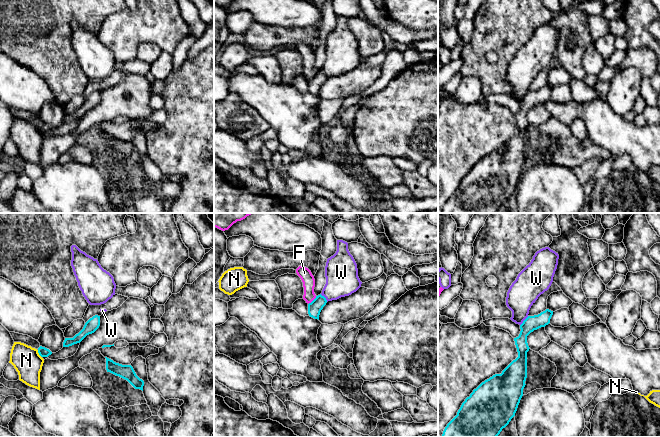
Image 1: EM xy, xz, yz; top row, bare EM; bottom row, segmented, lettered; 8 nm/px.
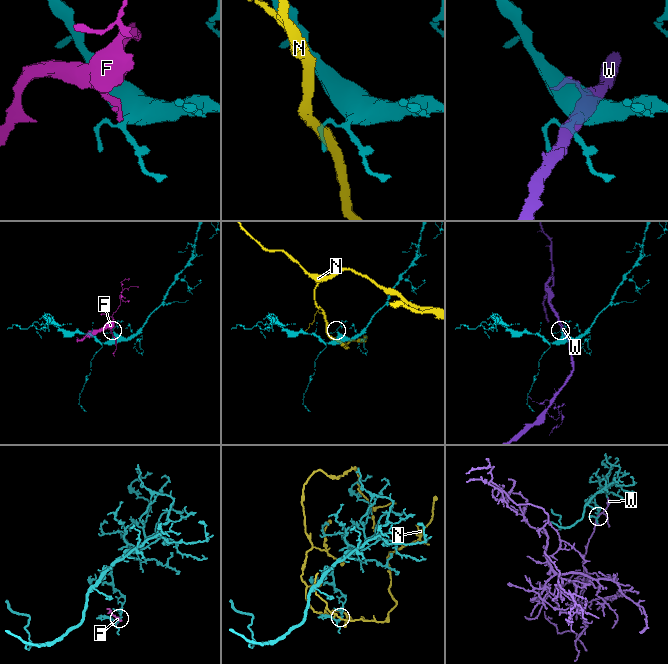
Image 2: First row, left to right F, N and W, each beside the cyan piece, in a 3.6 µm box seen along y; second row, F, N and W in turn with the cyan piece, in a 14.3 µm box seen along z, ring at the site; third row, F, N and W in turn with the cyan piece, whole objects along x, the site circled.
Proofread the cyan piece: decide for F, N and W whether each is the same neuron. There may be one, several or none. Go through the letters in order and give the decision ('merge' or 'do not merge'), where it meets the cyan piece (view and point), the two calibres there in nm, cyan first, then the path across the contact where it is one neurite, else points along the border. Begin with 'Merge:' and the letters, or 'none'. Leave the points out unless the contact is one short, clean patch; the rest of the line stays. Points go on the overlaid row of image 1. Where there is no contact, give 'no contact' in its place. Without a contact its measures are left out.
Merge: none
F: do not merge; contact xz (313, 300); calibres 110 and 100 nm; border xz (316, 296), (308, 304)
N: do not merge; contact xy (39, 354); calibres 80 and 220 nm; border xy (37, 350), (41, 357)
W: do not merge; contact yz (523, 321); calibres 120 and 240 nm

